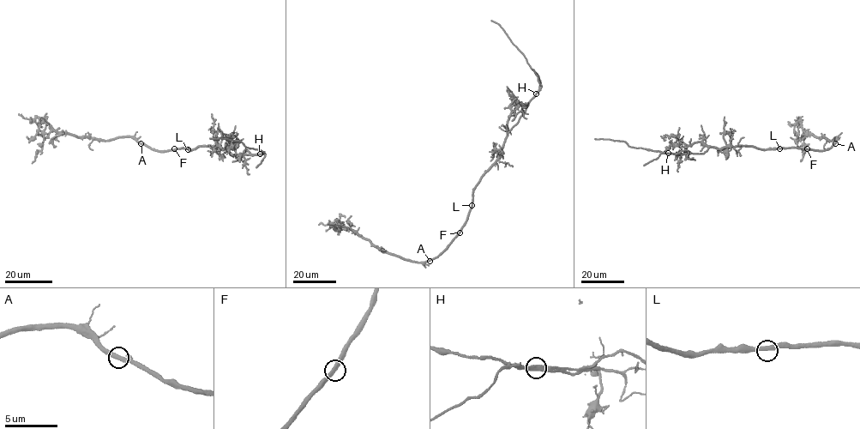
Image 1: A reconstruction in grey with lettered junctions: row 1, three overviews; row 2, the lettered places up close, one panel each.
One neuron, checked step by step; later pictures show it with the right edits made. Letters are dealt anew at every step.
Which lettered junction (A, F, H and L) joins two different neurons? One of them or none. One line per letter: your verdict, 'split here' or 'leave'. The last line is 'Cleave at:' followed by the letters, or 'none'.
A: leave
F: leave
H: split here
L: leave
Cleave at: H

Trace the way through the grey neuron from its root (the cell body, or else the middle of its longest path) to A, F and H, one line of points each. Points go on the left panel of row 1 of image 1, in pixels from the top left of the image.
A: (189, 149), (155, 150), (141, 143)
F: (189, 149), (174, 148)
H: (189, 149), (214, 146), (227, 148), (231, 154), (240, 154), (246, 150), (260, 154)

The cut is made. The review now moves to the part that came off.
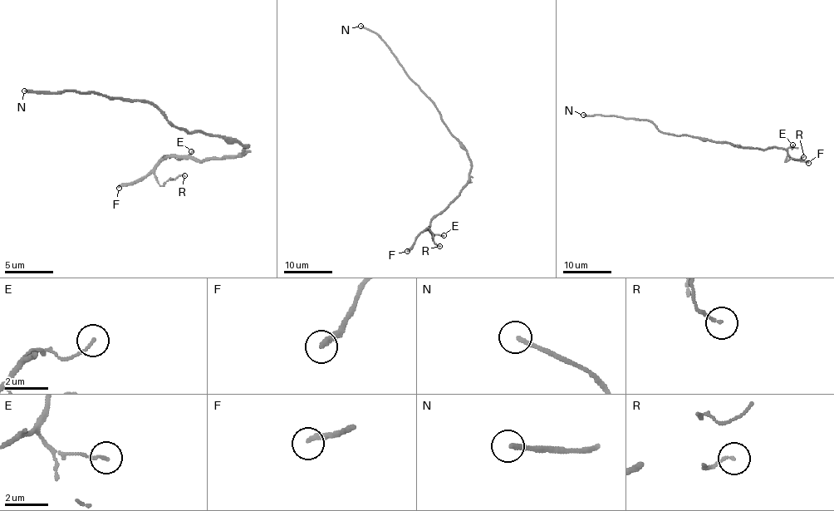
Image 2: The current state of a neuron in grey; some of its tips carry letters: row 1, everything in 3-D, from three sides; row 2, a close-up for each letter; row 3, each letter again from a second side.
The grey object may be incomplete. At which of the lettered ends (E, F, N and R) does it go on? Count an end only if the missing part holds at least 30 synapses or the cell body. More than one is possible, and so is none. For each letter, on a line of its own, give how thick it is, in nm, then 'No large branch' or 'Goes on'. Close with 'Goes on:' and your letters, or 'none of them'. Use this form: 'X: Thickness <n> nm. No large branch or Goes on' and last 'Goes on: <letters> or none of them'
E: Thickness 110 nm. No large branch
F: Thickness 260 nm. Goes on
N: Thickness 200 nm. No large branch
R: Thickness 100 nm. No large branch
Goes on: F

